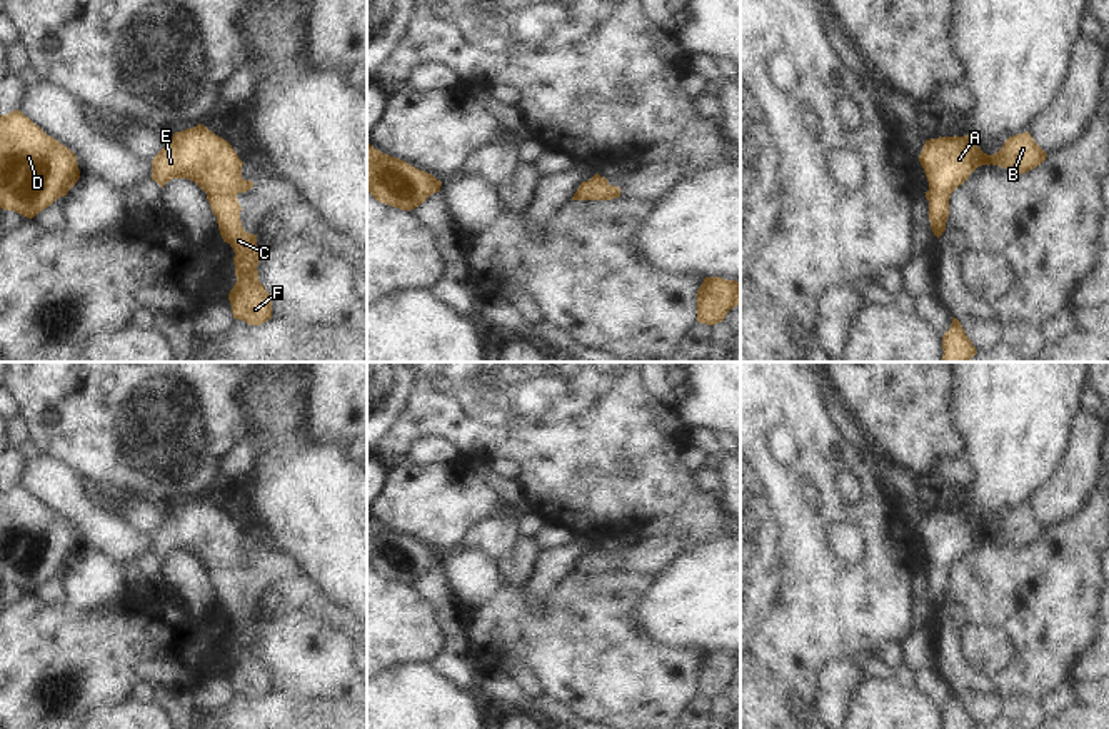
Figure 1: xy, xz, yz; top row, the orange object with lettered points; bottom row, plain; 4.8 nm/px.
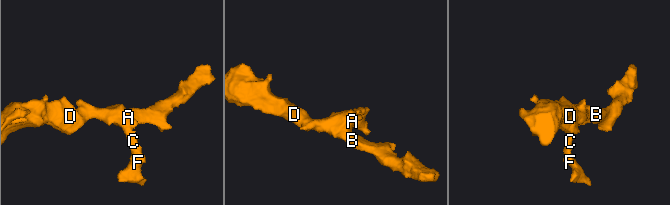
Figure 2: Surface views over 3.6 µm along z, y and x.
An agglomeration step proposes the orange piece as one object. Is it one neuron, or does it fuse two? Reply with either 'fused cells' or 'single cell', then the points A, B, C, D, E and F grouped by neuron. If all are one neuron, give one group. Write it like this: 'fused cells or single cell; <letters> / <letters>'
single cell; A B C D E F

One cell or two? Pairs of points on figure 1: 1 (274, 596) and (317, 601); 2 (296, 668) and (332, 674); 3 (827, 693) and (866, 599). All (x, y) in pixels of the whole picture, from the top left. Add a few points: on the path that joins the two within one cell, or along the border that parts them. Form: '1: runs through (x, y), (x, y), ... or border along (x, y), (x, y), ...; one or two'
1: runs through (284, 596), (307, 596); one
2: runs through (304, 668), (324, 669); one
3: border along (851, 659), (834, 659), (821, 673), (817, 693); two

